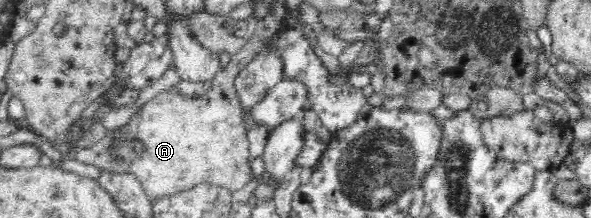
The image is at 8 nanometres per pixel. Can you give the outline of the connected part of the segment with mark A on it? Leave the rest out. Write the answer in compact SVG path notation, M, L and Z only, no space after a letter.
M271 16L266 17L257 23L255 32L242 51L231 56L230 61L220 69L204 95L192 98L172 91L159 92L144 103L124 126L112 134L106 133L91 148L74 152L70 156L98 168L132 171L140 177L142 187L151 201L156 197L190 192L201 186L218 185L218 188L228 188L227 191L244 187L251 181L252 173L252 153L246 127L250 119L236 91L236 79L281 30L280 23Z

